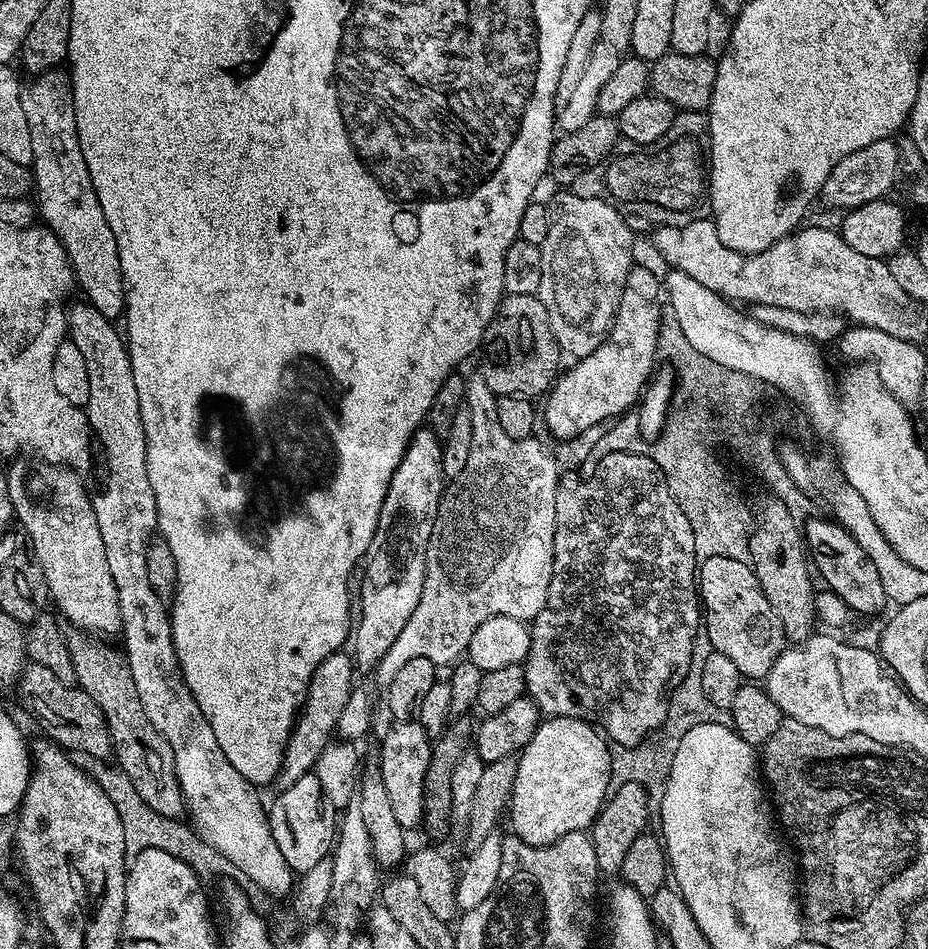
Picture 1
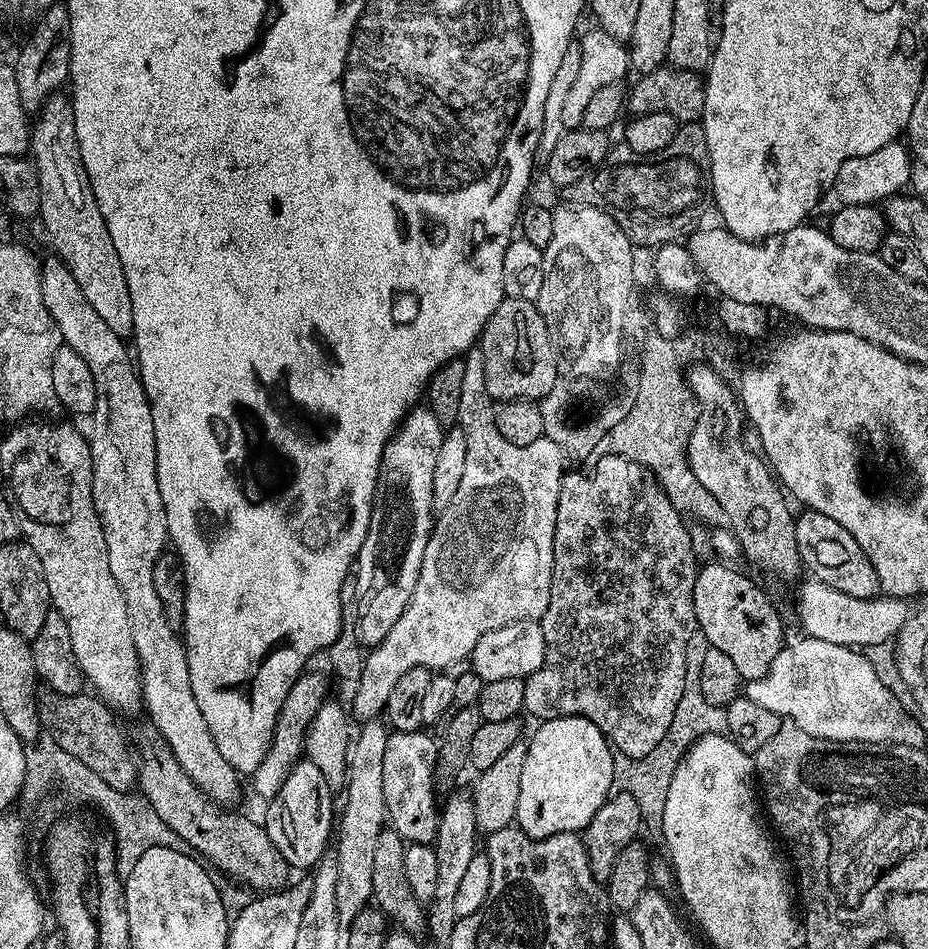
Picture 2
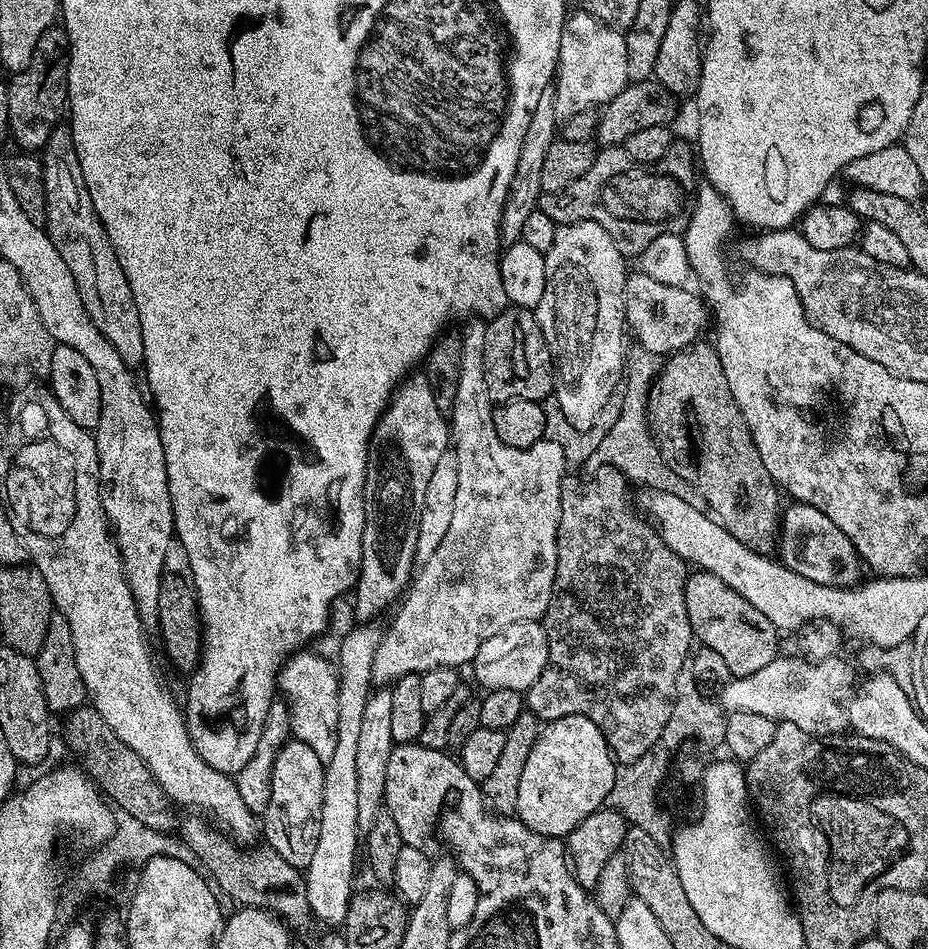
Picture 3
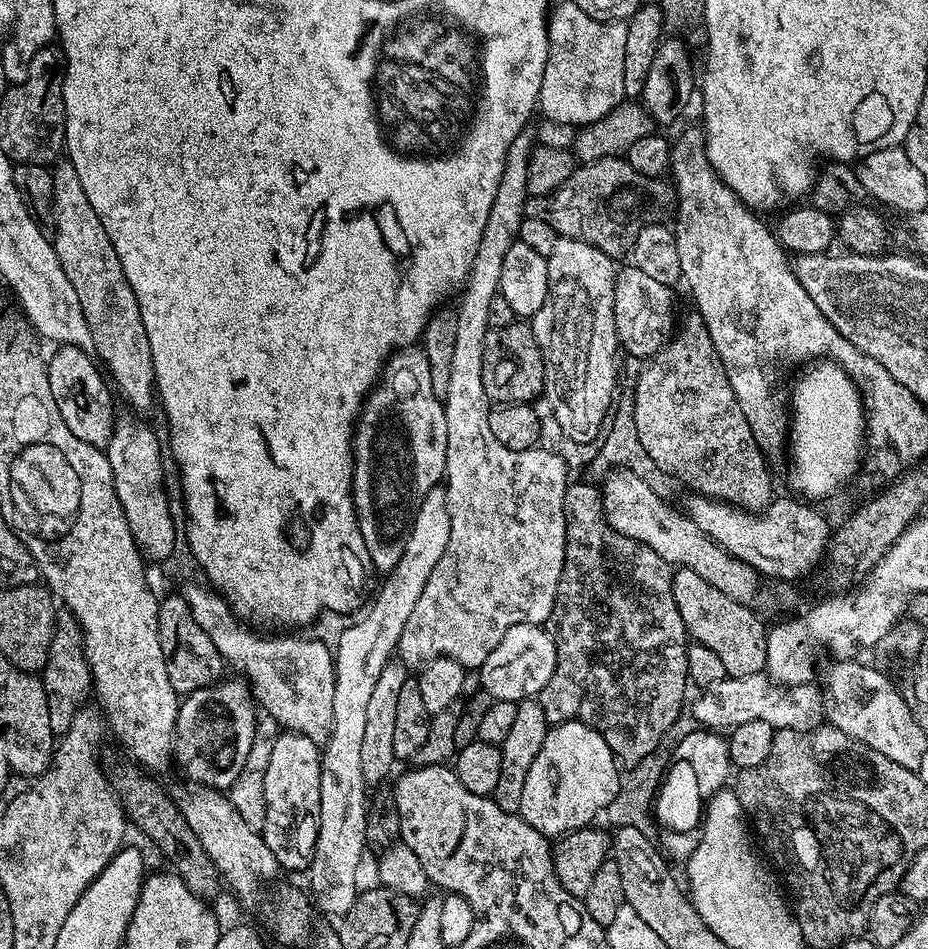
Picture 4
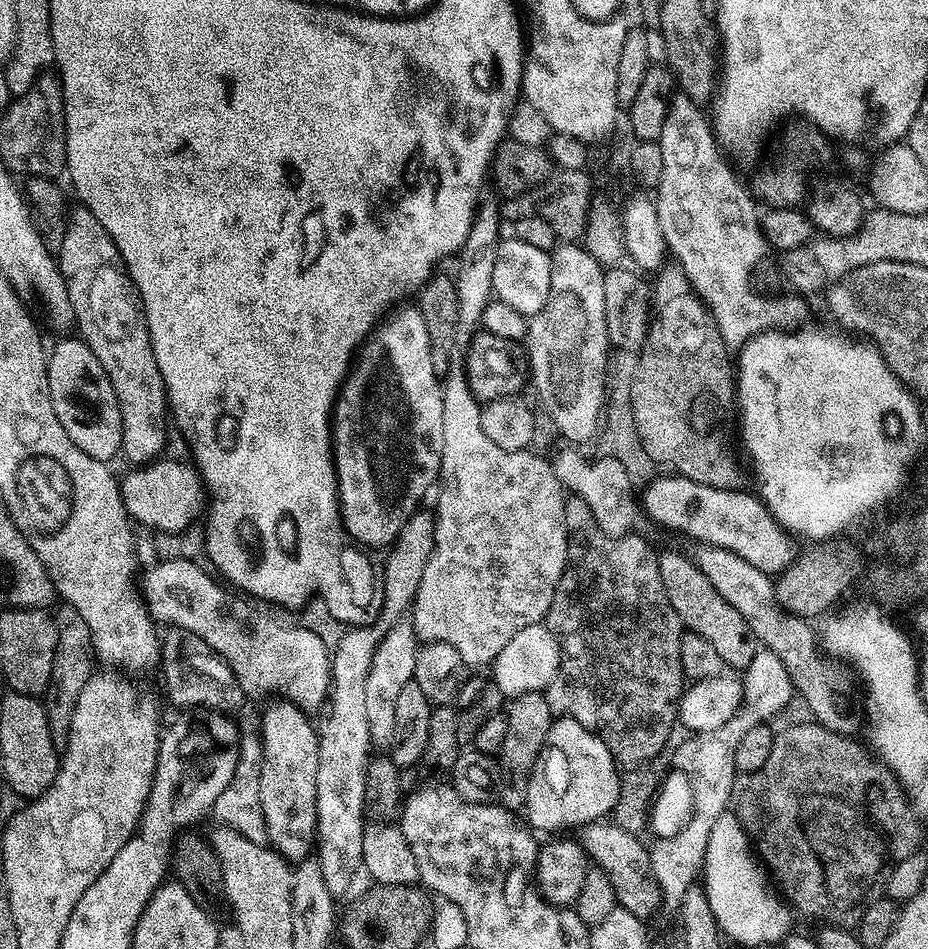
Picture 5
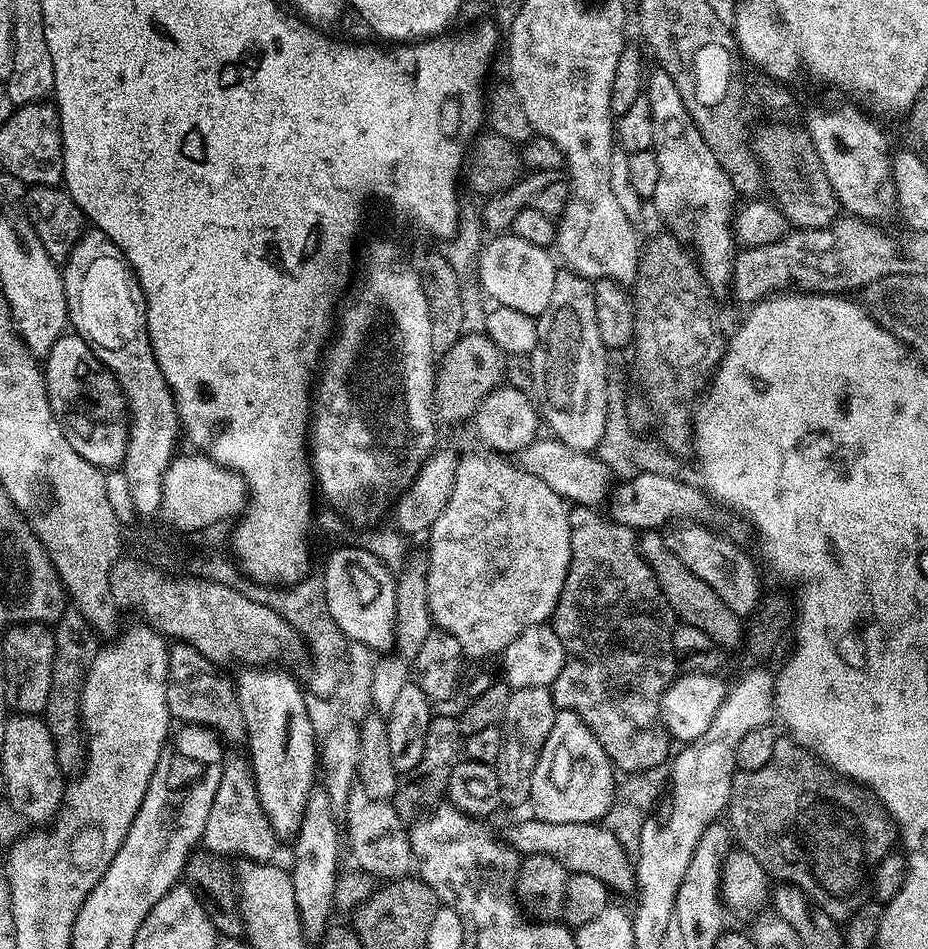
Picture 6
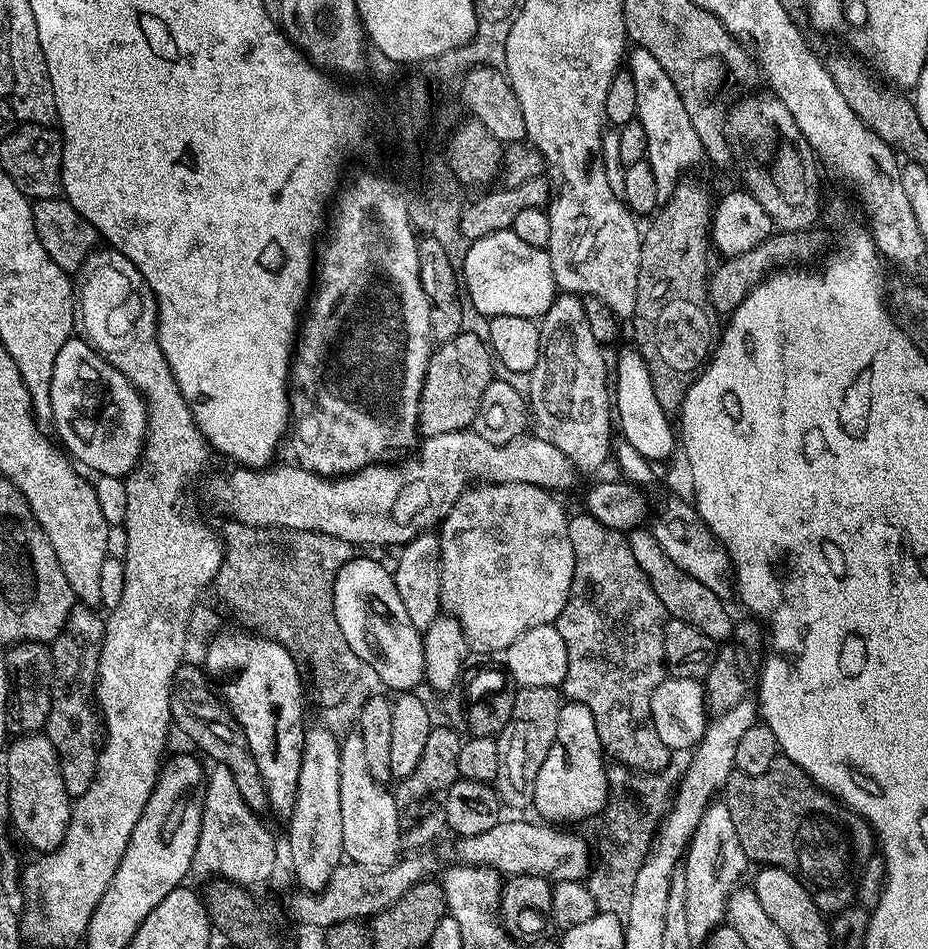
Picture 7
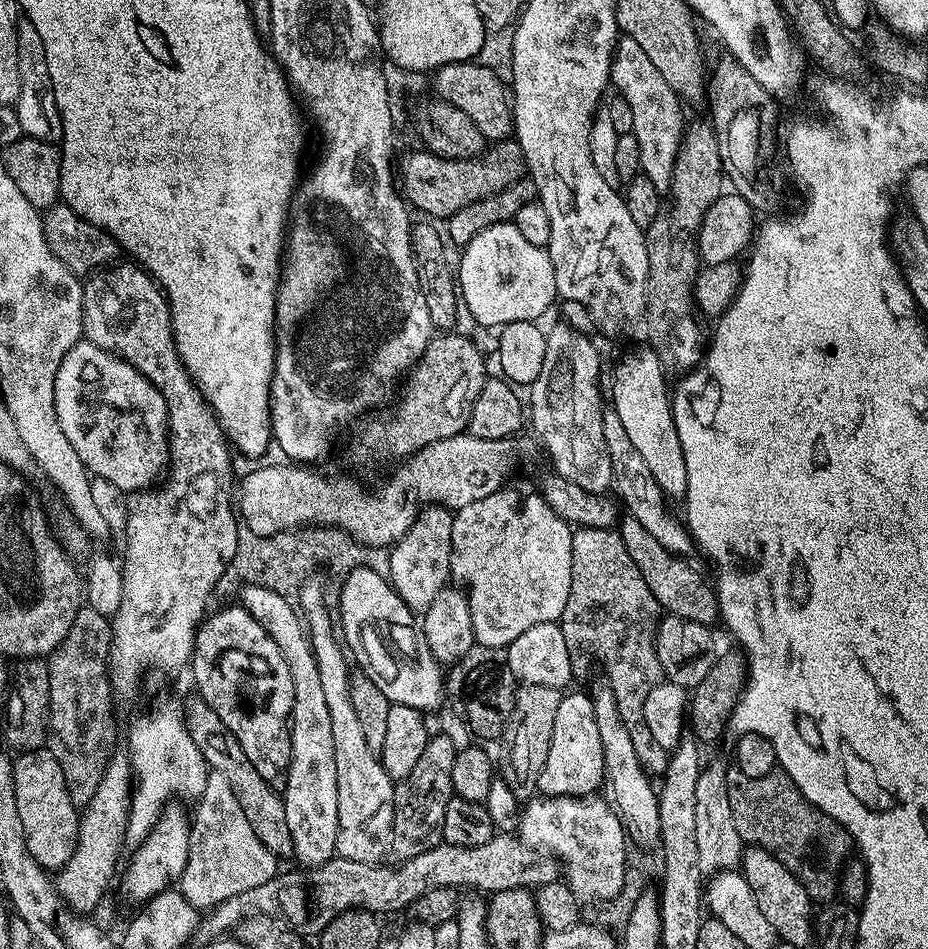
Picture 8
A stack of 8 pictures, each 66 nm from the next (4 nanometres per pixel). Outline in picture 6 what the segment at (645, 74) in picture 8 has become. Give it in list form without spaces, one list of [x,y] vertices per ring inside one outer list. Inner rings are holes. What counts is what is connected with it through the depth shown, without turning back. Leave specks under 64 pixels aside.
[[[658,66],[646,76],[646,98],[654,118],[654,142],[652,148],[658,158],[658,186],[654,189],[651,203],[656,204],[660,216],[669,224],[671,231],[683,233],[688,224],[691,251],[700,266],[704,281],[713,290],[727,289],[732,278],[732,266],[738,255],[738,245],[734,239],[732,221],[738,207],[738,197],[726,170],[718,166],[706,138],[690,118],[674,78]],[[692,239],[692,244],[691,240]]]

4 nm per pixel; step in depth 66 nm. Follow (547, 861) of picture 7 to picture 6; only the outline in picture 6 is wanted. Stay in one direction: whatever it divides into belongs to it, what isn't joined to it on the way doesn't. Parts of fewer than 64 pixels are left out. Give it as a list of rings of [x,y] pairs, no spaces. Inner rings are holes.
[[[529,818],[514,825],[506,835],[506,840],[517,853],[524,856],[552,856],[561,860],[569,873],[594,874],[594,878],[601,880],[613,893],[632,892],[637,887],[630,853],[603,823],[546,822]]]

